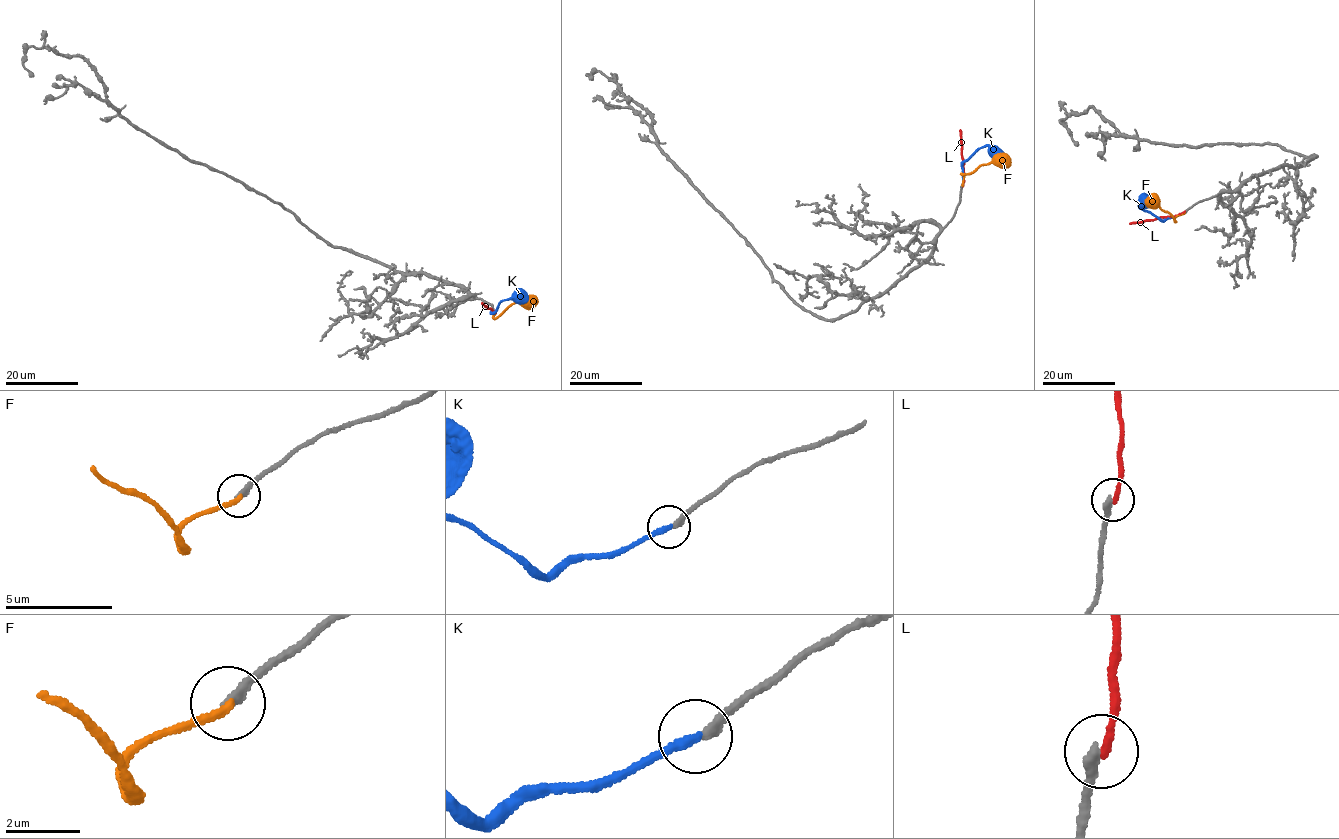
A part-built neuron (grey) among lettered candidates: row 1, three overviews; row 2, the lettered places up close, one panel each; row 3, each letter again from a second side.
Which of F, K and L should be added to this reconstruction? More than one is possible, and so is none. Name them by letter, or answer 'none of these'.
F

